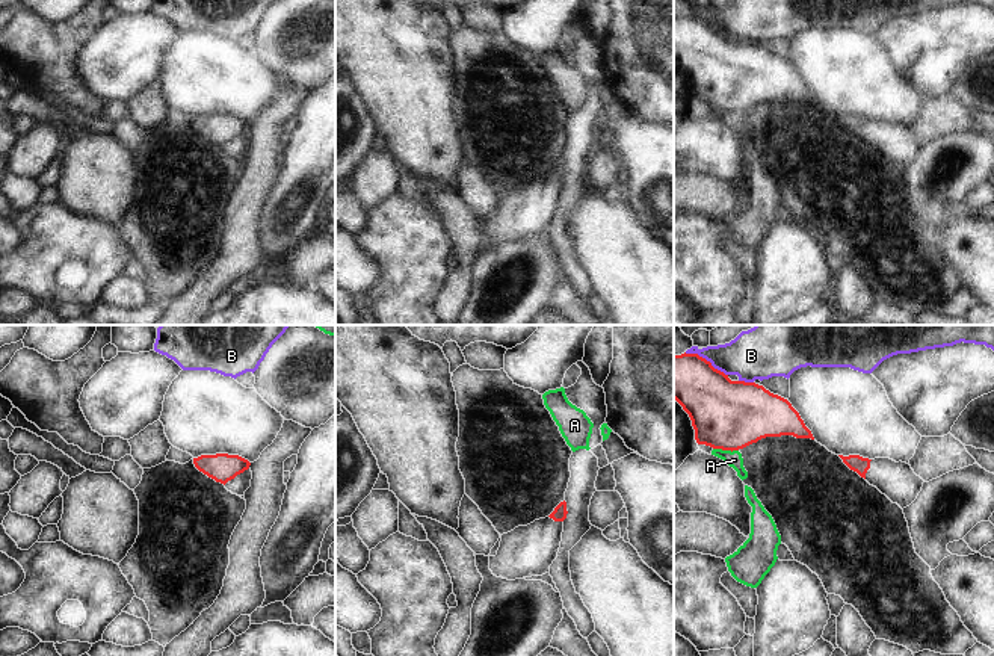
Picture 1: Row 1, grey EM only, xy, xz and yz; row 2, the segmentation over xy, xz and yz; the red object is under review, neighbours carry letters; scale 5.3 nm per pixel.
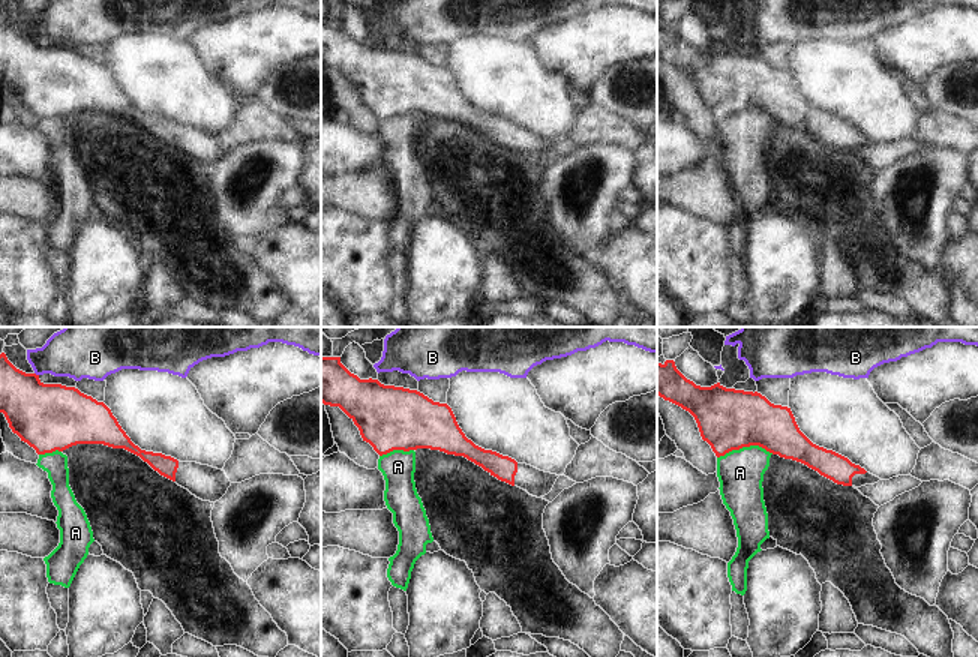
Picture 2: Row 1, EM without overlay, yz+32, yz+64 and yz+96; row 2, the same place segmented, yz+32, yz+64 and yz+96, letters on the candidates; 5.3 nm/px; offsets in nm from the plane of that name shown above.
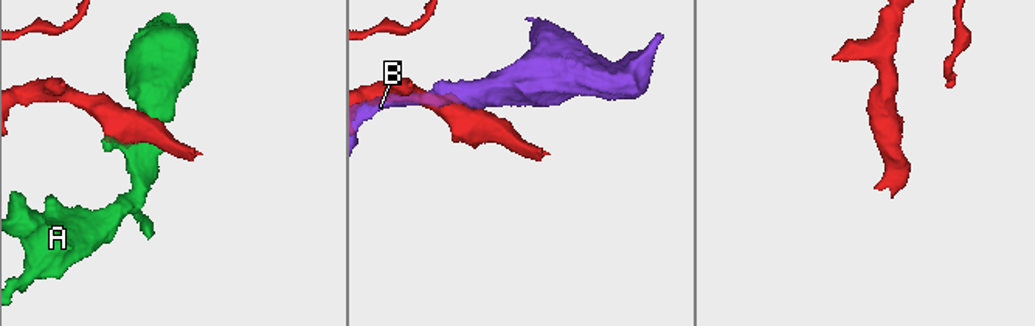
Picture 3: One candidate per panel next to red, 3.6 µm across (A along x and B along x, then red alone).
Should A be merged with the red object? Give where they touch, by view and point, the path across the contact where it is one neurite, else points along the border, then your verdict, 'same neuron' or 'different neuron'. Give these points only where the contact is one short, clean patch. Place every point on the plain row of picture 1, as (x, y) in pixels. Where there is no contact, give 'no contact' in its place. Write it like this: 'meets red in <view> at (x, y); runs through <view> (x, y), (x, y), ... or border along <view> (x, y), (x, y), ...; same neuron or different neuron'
meets red in yz at (725, 111); different neuron

